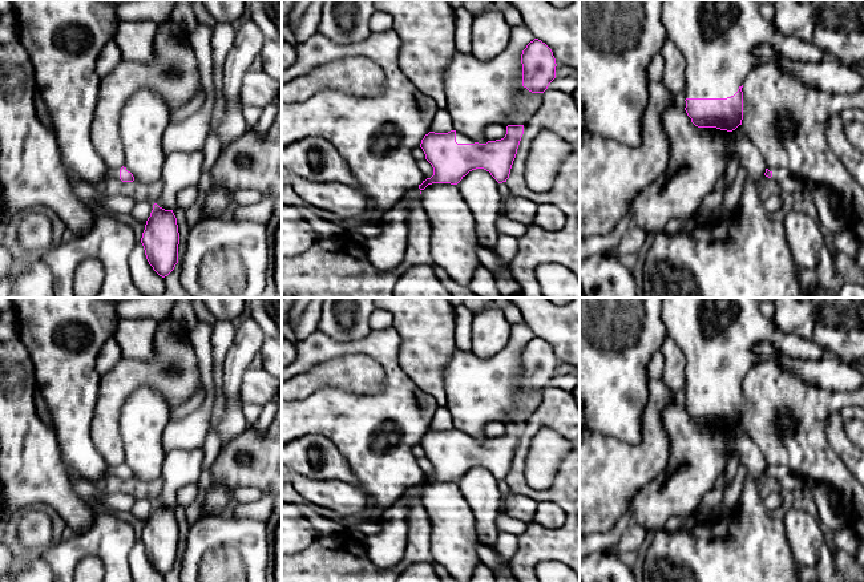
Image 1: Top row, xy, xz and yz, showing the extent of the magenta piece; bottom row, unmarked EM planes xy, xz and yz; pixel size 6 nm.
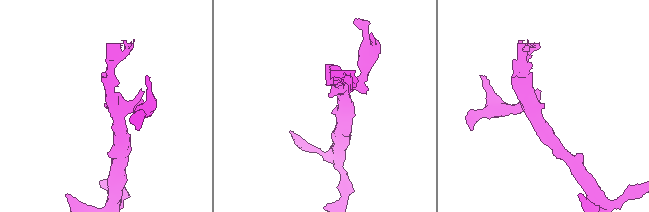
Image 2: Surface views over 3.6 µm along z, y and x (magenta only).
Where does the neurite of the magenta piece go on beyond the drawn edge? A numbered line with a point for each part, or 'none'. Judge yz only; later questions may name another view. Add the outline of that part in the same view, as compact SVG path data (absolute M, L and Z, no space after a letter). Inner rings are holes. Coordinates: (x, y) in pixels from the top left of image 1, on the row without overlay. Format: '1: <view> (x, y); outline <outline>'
1: yz (718, 336); outline M661 298L661 319L667 336L686 359L685 396L727 396L743 383L748 371L759 363L755 347L771 344L778 352L803 360L833 356L815 341L783 332L766 318L755 298Z
2: yz (778, 471); outline M767 465L767 466L772 470L771 477L776 480L782 480L786 474L791 473L788 468L782 465Z

